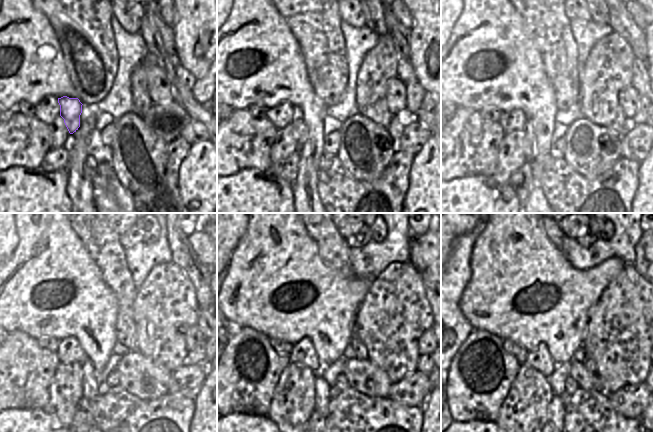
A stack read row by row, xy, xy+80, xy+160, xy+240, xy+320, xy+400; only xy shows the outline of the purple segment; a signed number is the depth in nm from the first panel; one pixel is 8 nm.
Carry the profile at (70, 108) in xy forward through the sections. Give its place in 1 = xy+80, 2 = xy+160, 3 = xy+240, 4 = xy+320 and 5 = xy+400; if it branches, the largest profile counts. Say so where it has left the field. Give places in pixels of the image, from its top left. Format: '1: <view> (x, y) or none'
1: xy+80 (298, 116)
2: xy+160 (529, 136)
3: xy+240 (91, 380)
4: xy+320 (322, 388)
5: xy+400 (555, 411)

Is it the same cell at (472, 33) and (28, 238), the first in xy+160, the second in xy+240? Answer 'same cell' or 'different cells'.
same cell

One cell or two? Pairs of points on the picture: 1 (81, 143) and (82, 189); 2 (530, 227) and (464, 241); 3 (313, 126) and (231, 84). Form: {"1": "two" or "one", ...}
{"1": "one", "2": "two", "3": "one"}

